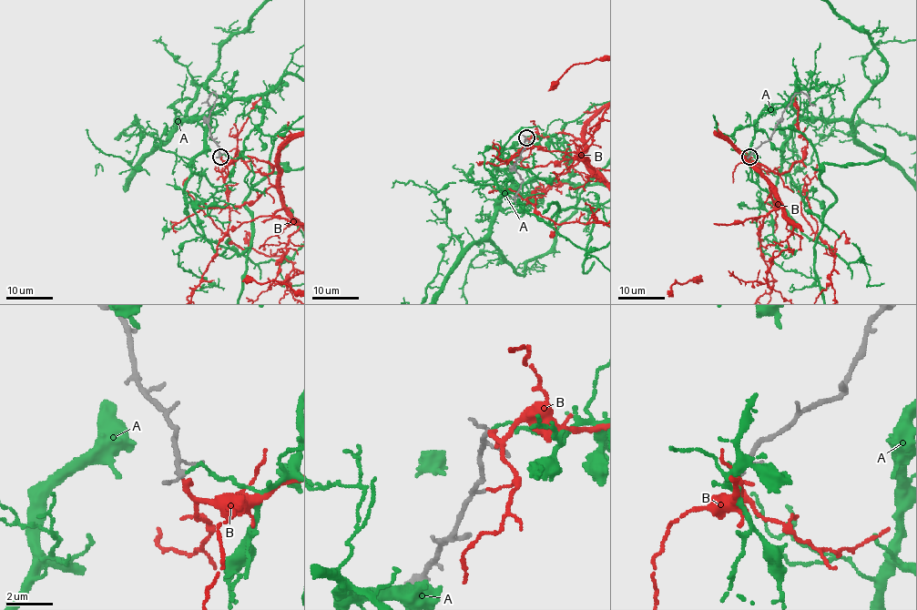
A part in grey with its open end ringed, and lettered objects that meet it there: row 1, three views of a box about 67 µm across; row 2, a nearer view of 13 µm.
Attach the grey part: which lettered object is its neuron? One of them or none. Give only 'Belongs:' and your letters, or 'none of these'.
Belongs: B

